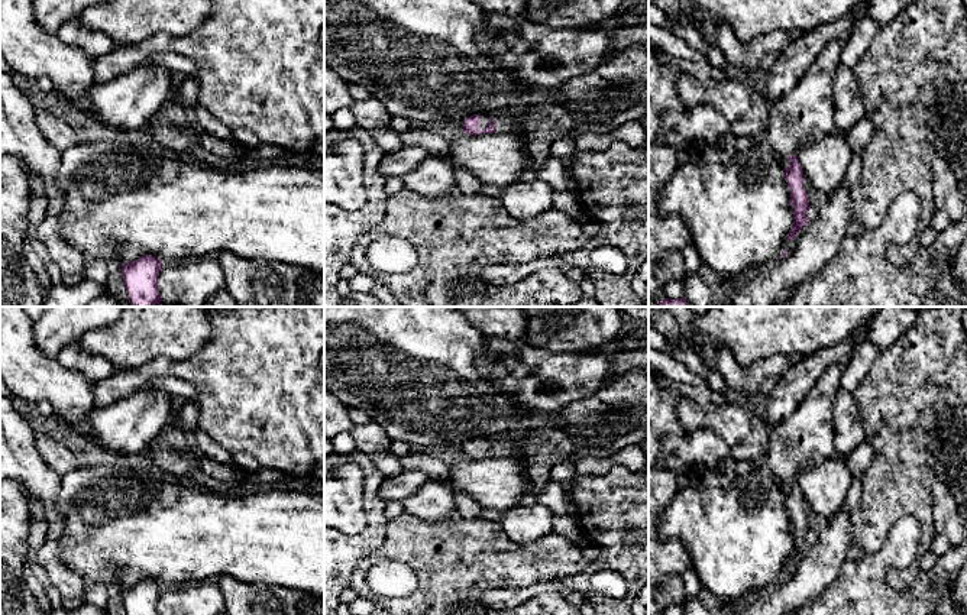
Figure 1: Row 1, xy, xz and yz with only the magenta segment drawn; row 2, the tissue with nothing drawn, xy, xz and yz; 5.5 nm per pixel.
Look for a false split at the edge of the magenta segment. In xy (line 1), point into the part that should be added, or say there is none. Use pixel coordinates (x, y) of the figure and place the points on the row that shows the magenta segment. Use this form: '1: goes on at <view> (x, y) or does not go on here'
1: does not go on here

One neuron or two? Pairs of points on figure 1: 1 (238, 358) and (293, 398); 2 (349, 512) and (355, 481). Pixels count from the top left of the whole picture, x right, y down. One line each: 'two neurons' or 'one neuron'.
1: one neuron
2: one neuron

